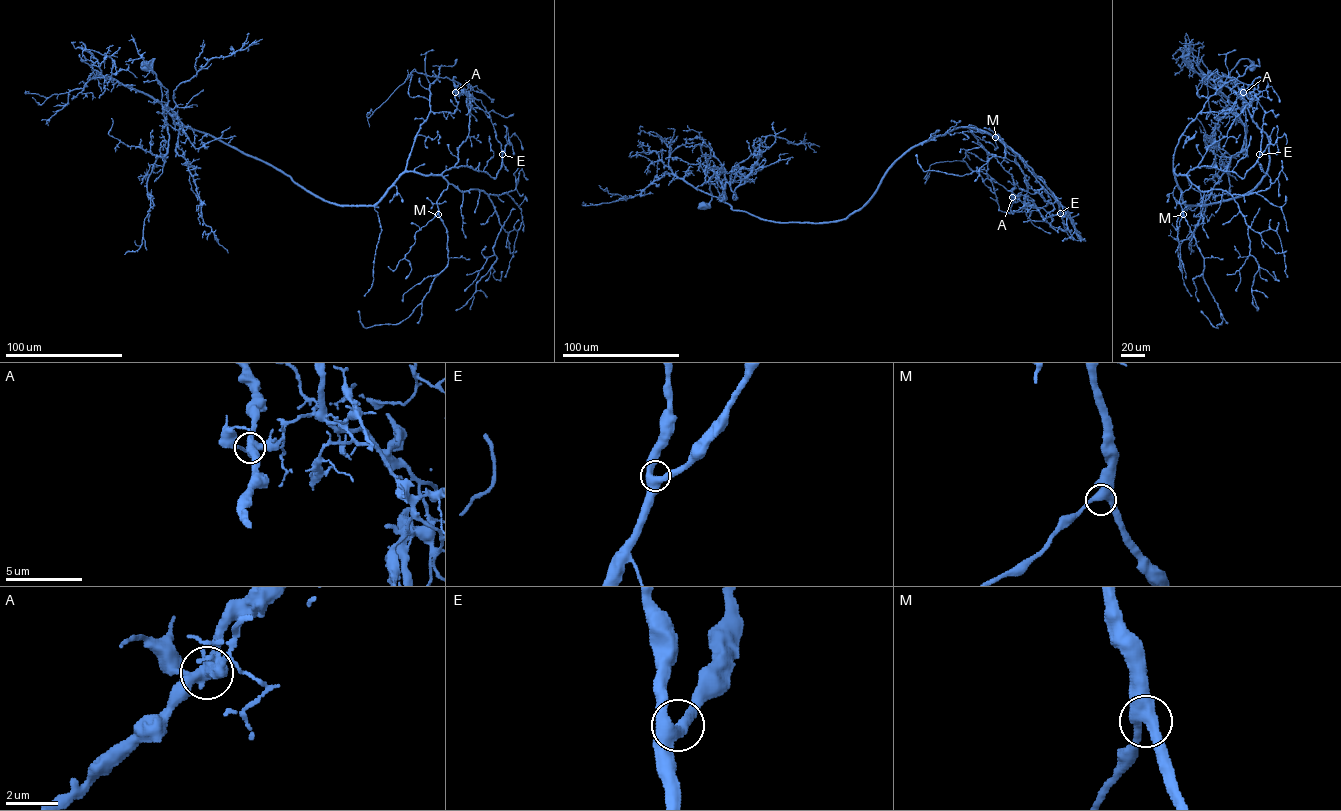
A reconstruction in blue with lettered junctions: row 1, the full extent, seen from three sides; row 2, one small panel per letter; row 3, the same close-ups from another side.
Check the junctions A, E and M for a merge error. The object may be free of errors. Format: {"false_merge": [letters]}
{"false_merge": ["A"]}

